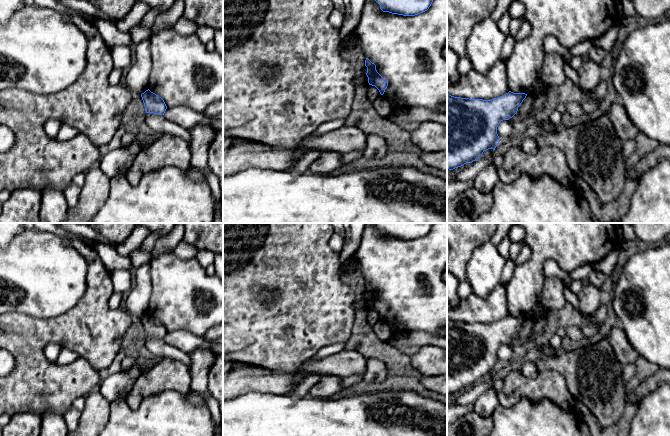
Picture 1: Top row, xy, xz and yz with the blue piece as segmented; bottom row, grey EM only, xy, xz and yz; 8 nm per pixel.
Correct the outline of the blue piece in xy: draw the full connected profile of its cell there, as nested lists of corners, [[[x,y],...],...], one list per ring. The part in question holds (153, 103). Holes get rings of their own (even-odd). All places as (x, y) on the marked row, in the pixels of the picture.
[[[149,89],[141,94],[146,113],[164,115],[167,106],[164,100]]]

